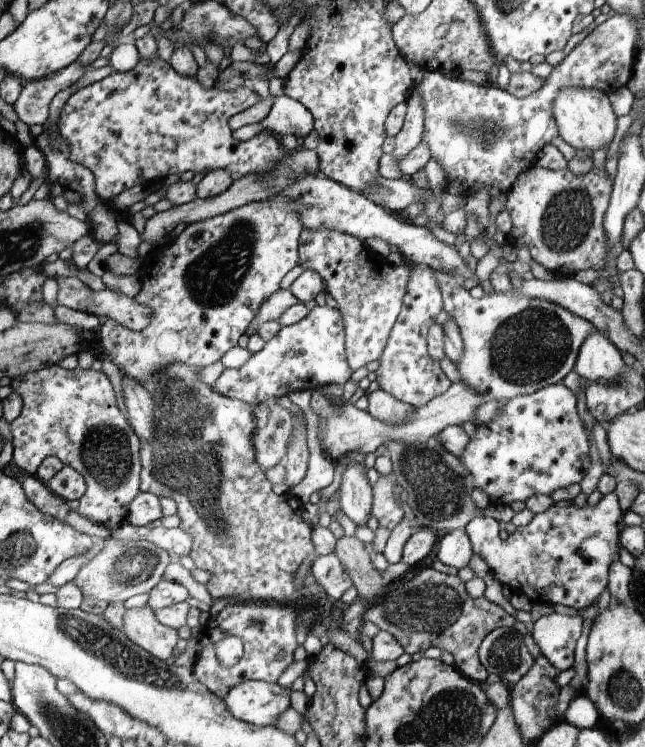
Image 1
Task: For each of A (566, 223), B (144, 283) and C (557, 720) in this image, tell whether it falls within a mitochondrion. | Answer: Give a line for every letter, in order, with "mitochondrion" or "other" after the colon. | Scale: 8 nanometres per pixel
A: mitochondrion
B: other
C: other

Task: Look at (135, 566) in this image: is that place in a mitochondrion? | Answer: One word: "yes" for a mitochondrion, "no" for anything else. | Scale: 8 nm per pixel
yes

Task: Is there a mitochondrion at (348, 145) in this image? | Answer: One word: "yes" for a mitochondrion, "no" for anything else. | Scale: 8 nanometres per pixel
no

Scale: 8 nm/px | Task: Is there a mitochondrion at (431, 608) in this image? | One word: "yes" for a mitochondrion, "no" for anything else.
yes

